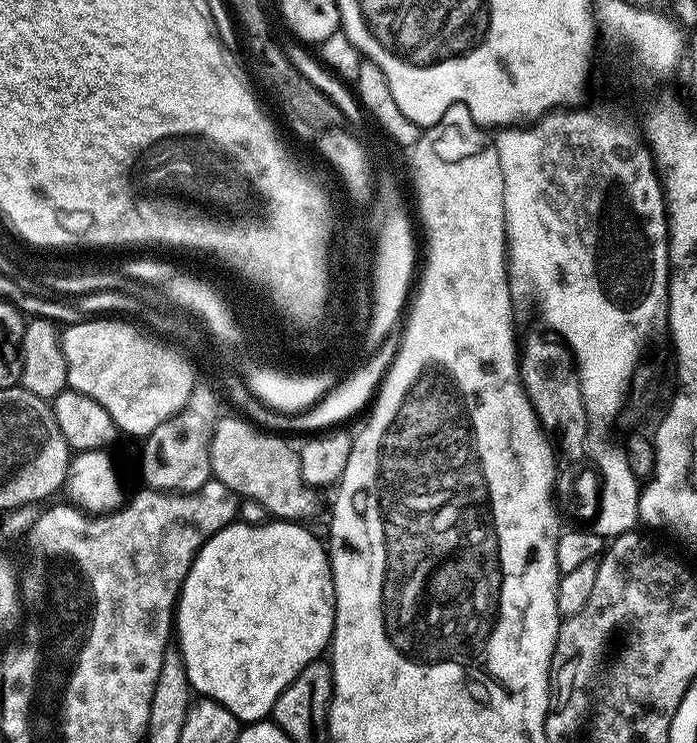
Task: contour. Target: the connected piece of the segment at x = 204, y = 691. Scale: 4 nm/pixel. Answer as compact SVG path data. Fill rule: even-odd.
M279 518L271 521L273 524L243 524L237 522L226 526L218 534L214 534L205 544L200 547L197 552L194 562L190 566L190 570L184 579L184 585L180 587L180 595L176 601L176 615L174 617L174 640L180 649L180 657L184 660L186 666L186 674L188 675L188 682L193 693L199 694L205 700L213 700L222 706L226 706L226 710L230 710L230 714L234 714L244 724L255 724L258 720L267 720L272 715L272 708L278 702L278 698L282 694L282 690L286 690L286 686L290 686L290 682L294 682L294 678L298 678L298 674L302 674L302 670L306 670L306 666L310 666L316 660L321 659L329 651L332 643L332 631L334 630L334 618L336 617L336 599L334 598L334 582L332 581L332 571L328 565L328 554L325 545L311 532L308 528L303 528L305 525L300 522L289 522Z

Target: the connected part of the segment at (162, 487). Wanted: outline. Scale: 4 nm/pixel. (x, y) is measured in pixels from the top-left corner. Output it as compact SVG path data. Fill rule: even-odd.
M197 386L192 389L188 405L181 412L143 437L144 449L140 452L140 476L154 492L183 494L198 490L212 476L212 463L208 454L208 442L218 419L217 393Z

